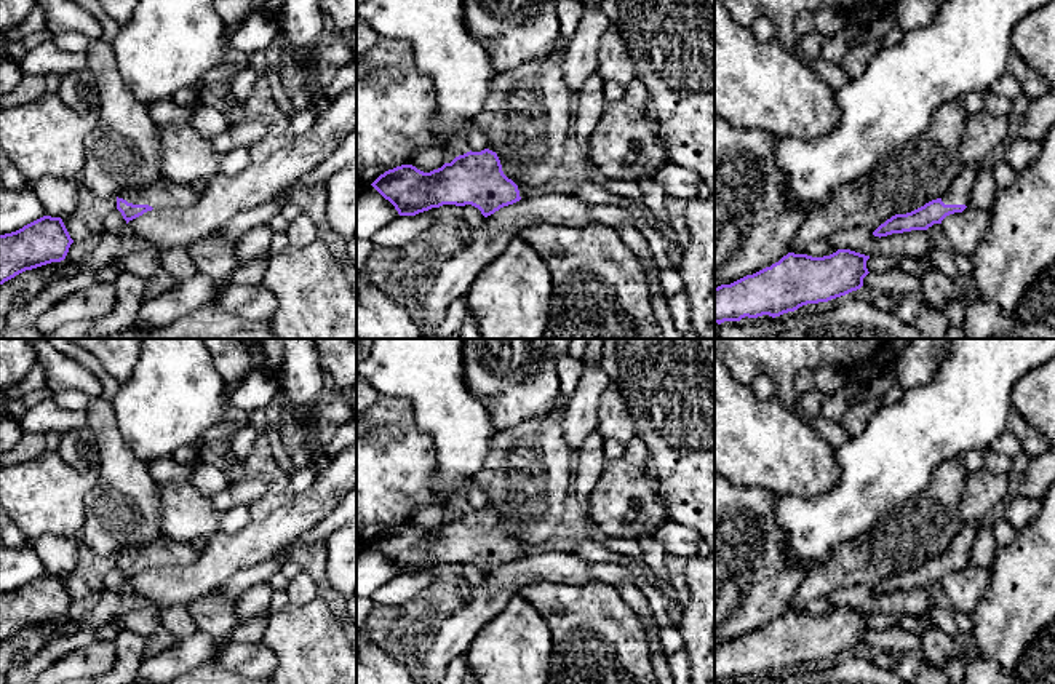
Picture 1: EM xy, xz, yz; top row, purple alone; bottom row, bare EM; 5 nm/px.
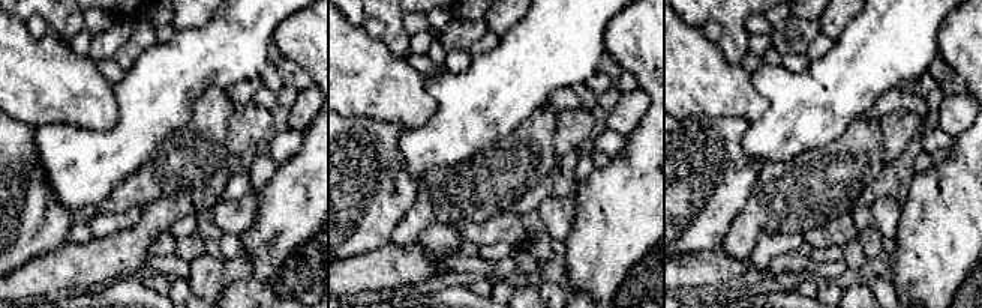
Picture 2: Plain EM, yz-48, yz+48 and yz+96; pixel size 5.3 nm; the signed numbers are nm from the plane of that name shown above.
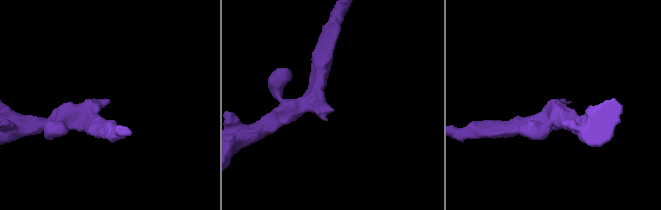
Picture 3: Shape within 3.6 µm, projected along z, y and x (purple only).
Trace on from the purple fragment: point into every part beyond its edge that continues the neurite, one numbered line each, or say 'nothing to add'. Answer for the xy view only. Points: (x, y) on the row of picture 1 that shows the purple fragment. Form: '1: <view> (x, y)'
1: xy (167, 194)

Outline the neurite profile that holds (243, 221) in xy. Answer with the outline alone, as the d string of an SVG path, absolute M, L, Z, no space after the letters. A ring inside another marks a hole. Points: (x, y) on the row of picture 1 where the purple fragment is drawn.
M275 197L264 205L257 205L254 208L246 208L240 211L224 227L213 233L216 237L222 237L230 243L235 243L249 229L261 224L267 224L275 214L280 214L280 211L281 205L278 203L278 197Z

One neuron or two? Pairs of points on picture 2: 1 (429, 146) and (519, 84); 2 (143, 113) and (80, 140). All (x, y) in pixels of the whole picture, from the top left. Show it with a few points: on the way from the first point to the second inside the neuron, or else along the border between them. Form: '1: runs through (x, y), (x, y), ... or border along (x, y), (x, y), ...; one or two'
1: runs through (452, 135), (496, 93); one
2: runs through (128, 128), (116, 140), (95, 140); one

